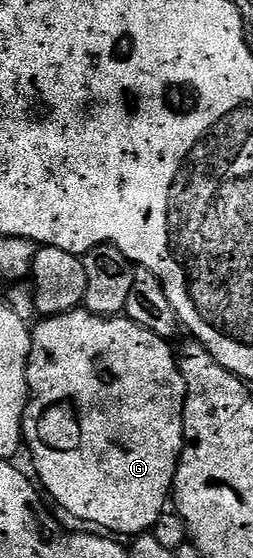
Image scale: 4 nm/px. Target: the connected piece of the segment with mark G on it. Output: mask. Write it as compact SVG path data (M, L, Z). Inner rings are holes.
M46 245L39 247L30 282L35 311L54 316L43 324L33 325L30 360L26 363L28 399L22 434L38 471L37 483L44 492L46 487L45 495L50 495L68 515L83 520L86 523L83 525L119 537L137 538L149 533L158 515L168 508L178 460L186 442L182 421L186 383L178 369L179 357L175 349L174 352L170 349L171 341L152 334L152 330L144 330L144 326L127 320L125 315L95 316L85 310L68 312L83 303L87 290L82 261L71 252Z

